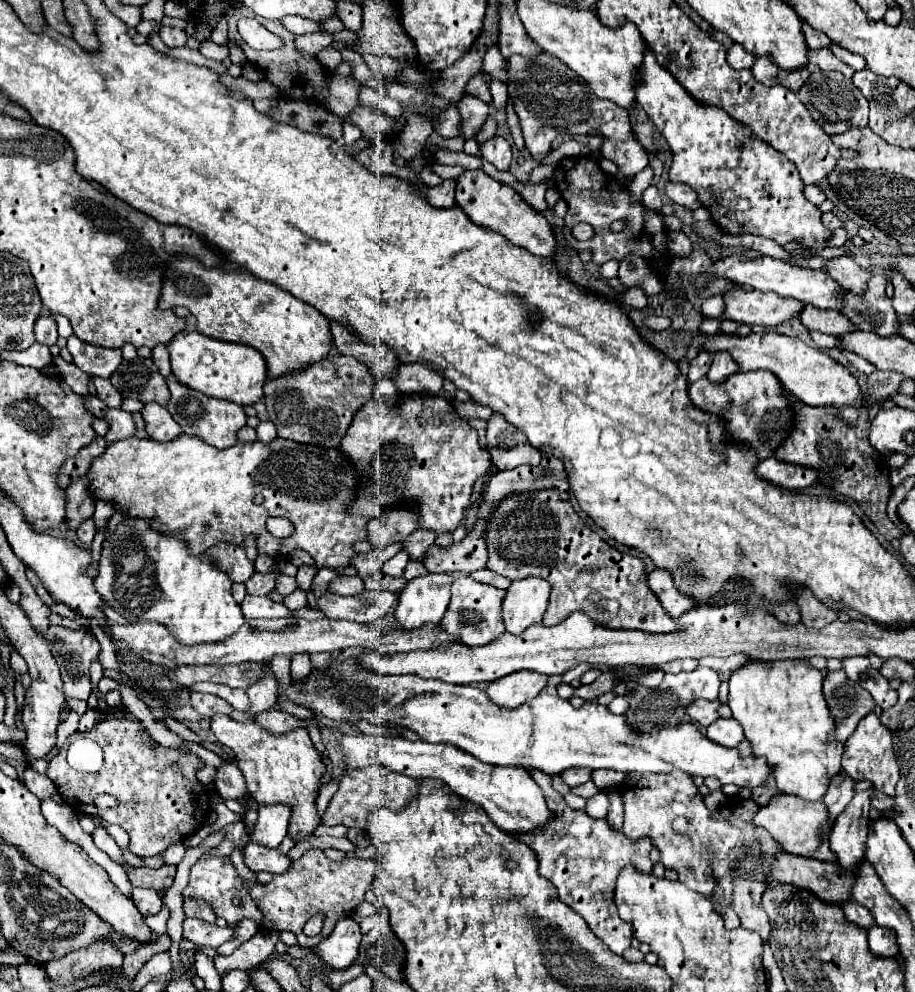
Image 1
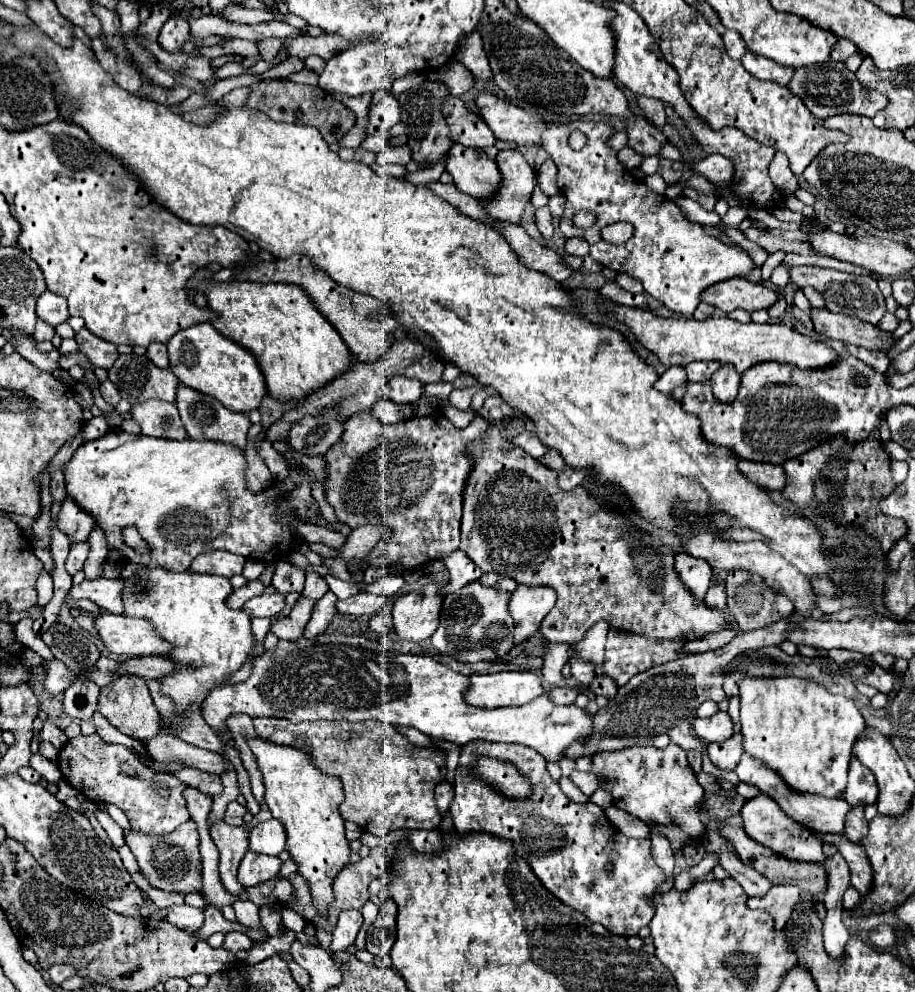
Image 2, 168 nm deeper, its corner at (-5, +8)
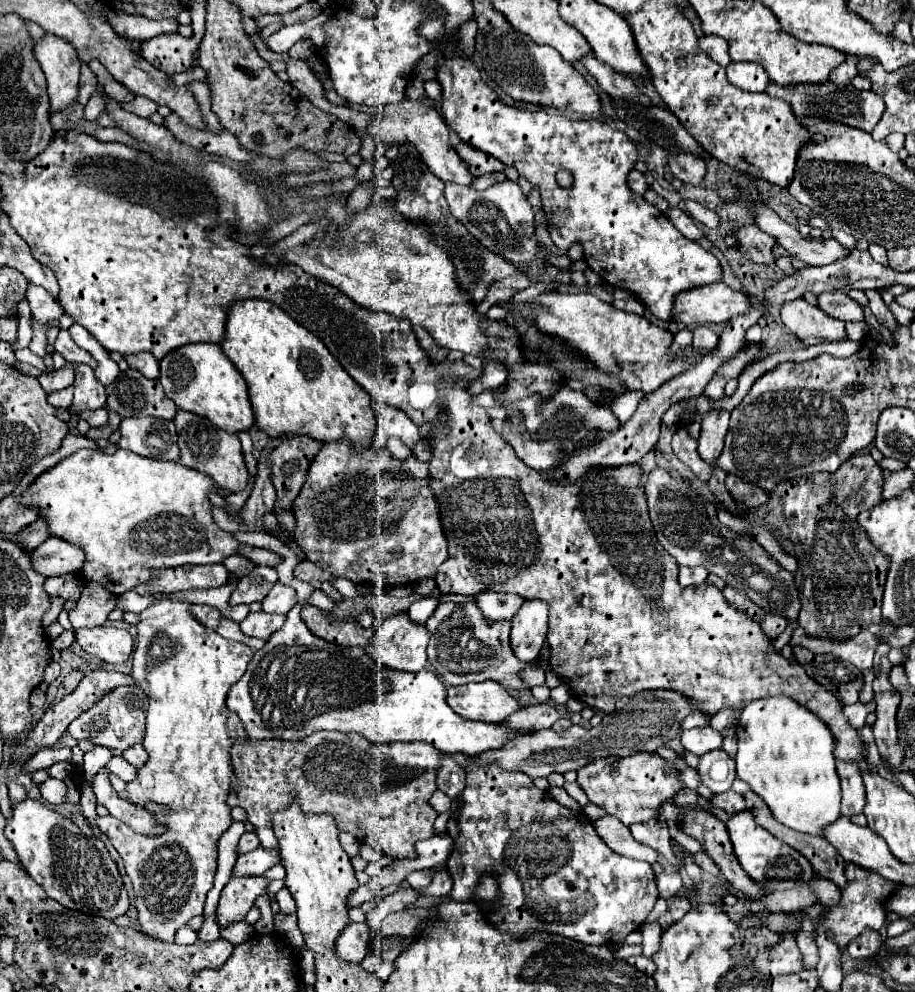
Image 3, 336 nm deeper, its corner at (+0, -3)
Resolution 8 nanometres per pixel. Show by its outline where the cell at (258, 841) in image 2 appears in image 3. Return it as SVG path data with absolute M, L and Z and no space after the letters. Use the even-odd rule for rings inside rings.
M258 847L256 851L238 857L234 865L234 875L264 875L276 863L280 863L280 855L276 849Z

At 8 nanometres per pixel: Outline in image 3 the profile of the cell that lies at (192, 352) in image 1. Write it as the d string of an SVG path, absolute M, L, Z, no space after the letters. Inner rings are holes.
M188 343L170 351L160 361L160 383L178 409L206 417L228 433L246 431L254 423L246 381L218 343Z

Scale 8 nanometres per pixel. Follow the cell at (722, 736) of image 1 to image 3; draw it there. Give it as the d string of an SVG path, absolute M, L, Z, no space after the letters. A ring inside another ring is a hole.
M702 727L702 729L688 729L688 731L682 731L680 735L680 741L682 745L694 753L694 755L704 755L712 749L720 749L722 745L722 733L712 729L712 727Z

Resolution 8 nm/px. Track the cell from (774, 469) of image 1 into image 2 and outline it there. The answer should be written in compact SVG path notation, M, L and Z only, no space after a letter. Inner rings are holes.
M739 460L739 472L765 490L783 490L785 486L785 472L781 470L781 466Z

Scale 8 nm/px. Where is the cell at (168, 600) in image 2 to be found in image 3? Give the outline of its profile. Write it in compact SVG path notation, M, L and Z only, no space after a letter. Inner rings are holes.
M162 597L162 599L156 599L148 609L144 609L142 613L138 613L140 621L136 623L136 629L138 629L138 649L134 651L134 657L132 657L132 677L136 679L136 683L144 689L144 693L148 695L148 711L146 711L146 737L144 737L144 747L150 755L148 763L144 767L138 769L138 775L132 783L128 783L126 791L120 793L120 797L128 799L130 803L136 803L136 805L142 805L146 801L156 801L156 803L162 803L162 805L168 805L172 811L170 813L160 813L156 815L160 819L160 823L166 823L168 831L160 837L144 837L140 833L134 833L128 825L124 825L122 821L114 819L112 815L106 815L106 817L98 817L98 825L100 825L100 831L110 839L110 843L114 845L114 849L120 853L120 857L124 859L124 867L126 867L126 873L134 885L134 893L136 893L136 909L138 909L138 923L142 927L142 931L150 937L156 937L156 939L162 939L162 941L174 941L174 933L178 927L186 925L192 917L196 915L202 915L202 909L204 909L204 901L206 901L206 893L212 889L212 883L214 883L214 873L216 873L216 845L218 845L218 839L220 835L230 827L232 823L232 817L230 817L230 807L226 803L226 797L228 797L228 787L230 787L230 775L232 775L232 765L230 765L230 747L234 743L236 737L242 737L246 739L246 733L242 729L242 723L238 719L236 713L228 711L226 709L226 695L230 691L230 687L244 675L246 671L246 665L252 661L254 657L254 649L240 643L240 641L232 641L232 639L224 639L222 635L218 635L214 629L208 629L204 627L194 615L192 615L192 603L188 601L174 601L170 597Z

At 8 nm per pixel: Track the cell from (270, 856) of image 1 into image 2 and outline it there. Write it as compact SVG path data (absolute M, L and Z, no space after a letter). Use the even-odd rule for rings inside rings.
M251 850L245 854L245 858L241 860L239 866L239 874L237 880L243 888L249 886L257 886L263 884L271 878L277 876L281 868L281 860L277 856L263 856L263 854L253 854Z

